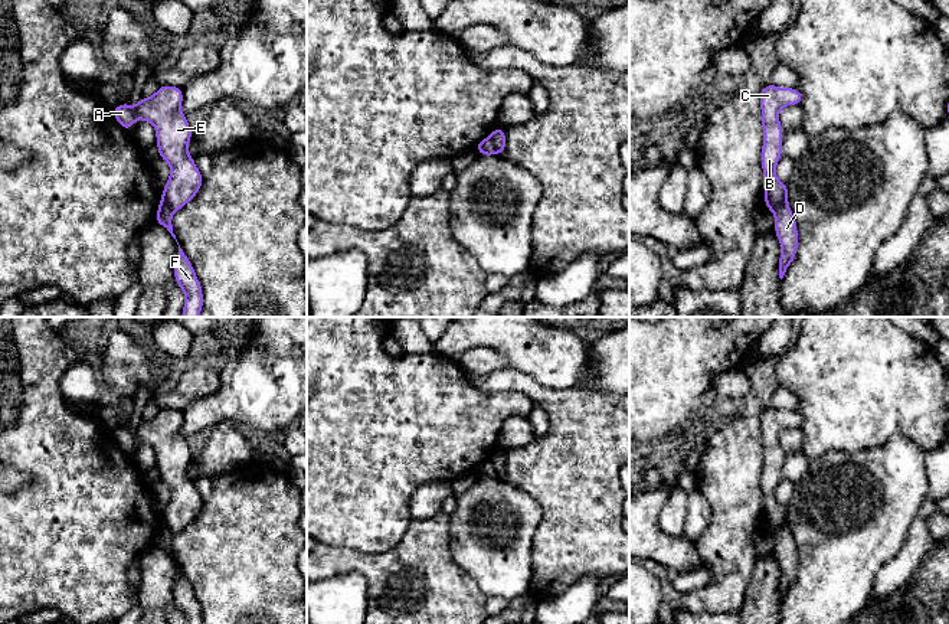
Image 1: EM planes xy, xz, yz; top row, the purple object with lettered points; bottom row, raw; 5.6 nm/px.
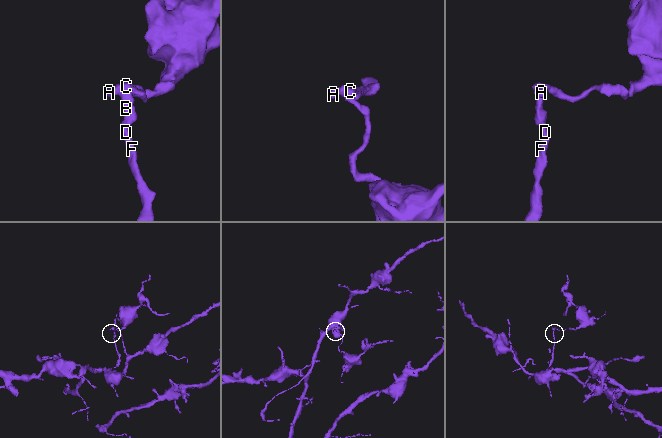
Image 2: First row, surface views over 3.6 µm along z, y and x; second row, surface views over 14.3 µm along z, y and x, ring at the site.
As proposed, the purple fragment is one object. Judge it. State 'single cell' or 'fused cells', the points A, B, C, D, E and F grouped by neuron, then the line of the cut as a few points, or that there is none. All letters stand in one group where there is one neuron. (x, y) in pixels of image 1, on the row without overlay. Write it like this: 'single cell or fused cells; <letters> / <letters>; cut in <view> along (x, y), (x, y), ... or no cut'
fused cells; A B C E / D F; cut in xz along (490, 460), (498, 476)

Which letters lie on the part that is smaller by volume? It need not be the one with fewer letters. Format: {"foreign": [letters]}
{"foreign": ["A", "B", "C", "E"]}

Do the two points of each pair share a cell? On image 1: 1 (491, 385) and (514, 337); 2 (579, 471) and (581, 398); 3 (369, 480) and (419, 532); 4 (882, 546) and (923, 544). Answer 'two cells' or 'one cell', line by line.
1: two cells
2: one cell
3: two cells
4: two cells

